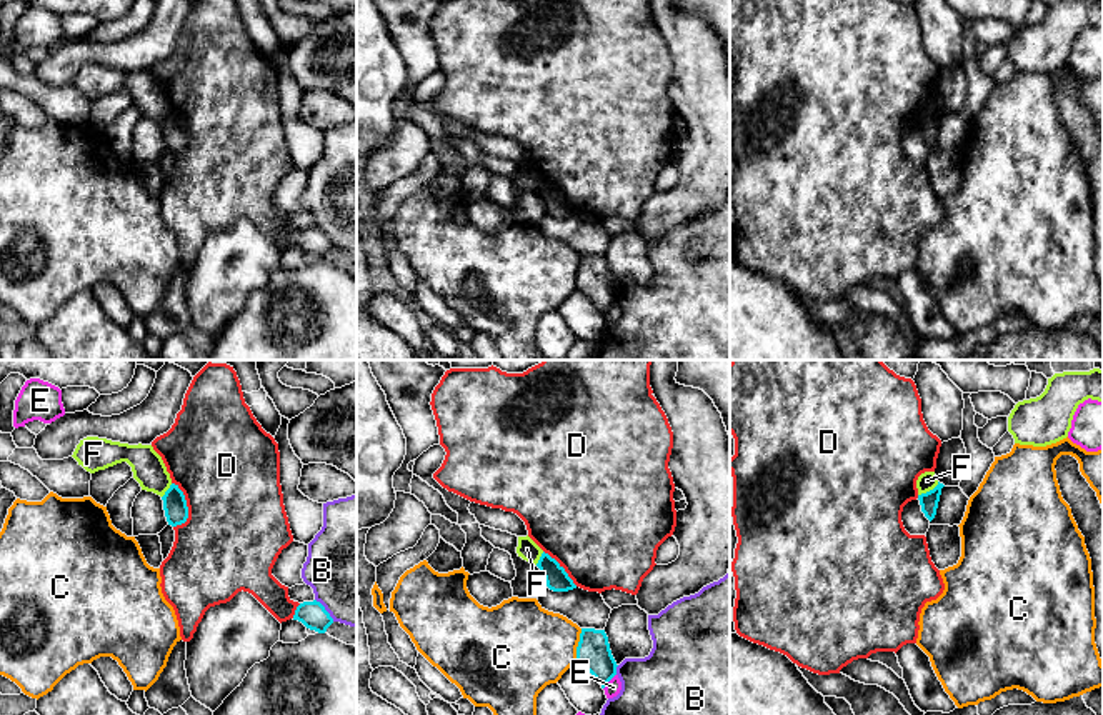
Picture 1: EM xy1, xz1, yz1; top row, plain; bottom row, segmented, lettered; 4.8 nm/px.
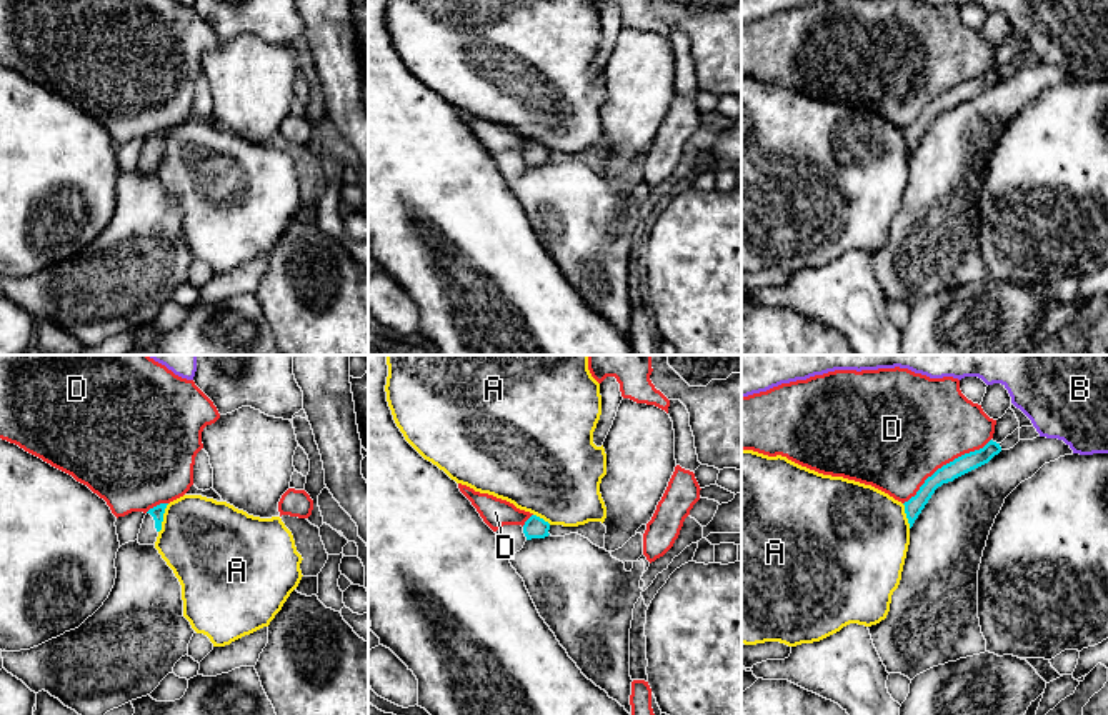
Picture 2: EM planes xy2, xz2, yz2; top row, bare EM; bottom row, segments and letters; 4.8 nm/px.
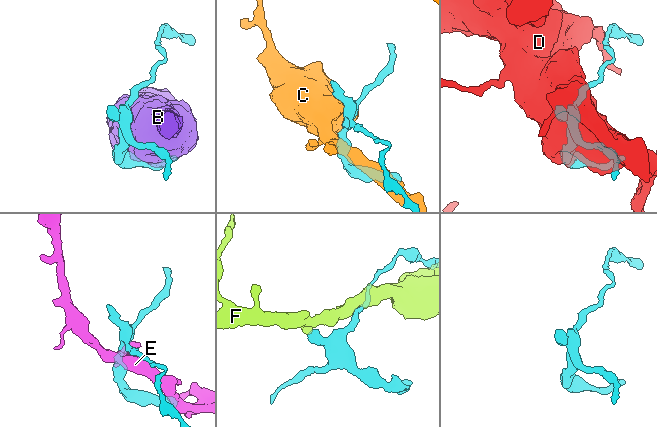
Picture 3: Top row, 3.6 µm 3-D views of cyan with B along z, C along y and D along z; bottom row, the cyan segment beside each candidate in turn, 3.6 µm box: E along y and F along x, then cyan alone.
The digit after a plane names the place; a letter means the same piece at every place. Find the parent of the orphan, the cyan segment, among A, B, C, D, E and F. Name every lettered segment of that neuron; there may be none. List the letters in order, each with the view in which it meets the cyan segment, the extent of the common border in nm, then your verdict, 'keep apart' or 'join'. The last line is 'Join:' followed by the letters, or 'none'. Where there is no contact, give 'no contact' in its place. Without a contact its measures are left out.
A: xy2 | 150 nm | keep apart
B: xy1 | 140 nm | keep apart
C: xz1 | 170 nm | keep apart
D: yz2 | 550 nm | keep apart
E: xz1 | 100 nm | keep apart
F: yz1 | 120 nm | keep apart
Join: none

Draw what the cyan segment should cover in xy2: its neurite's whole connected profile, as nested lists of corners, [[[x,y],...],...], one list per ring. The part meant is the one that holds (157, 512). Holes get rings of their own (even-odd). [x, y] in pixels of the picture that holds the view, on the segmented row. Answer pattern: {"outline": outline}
{"outline": [[[160,503],[147,512],[137,538],[140,545],[155,545],[167,505]]]}

